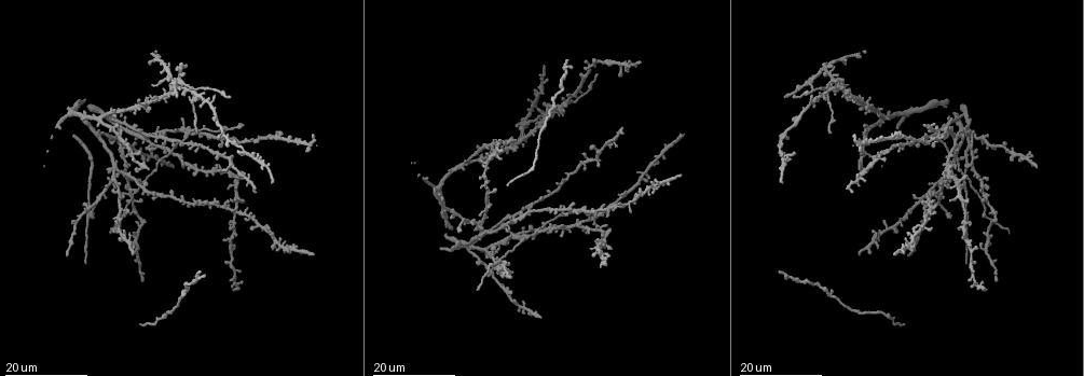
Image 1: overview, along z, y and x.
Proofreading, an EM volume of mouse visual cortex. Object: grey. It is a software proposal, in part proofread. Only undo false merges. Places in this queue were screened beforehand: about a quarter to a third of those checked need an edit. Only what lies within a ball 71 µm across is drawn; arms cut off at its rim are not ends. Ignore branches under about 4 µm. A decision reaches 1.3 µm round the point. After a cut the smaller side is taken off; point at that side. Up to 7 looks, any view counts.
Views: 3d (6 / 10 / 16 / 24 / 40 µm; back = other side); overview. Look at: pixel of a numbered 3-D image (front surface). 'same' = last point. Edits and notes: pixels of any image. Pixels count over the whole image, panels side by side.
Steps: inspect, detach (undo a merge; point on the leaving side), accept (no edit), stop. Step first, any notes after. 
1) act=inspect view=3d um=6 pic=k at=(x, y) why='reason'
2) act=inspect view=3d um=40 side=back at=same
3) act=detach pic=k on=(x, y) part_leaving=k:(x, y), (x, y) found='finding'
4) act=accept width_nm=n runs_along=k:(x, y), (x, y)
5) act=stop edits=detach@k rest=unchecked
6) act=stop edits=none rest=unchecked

act=inspect view=3d um=16 pic=1 at=(832, 296) why='three-way junction'

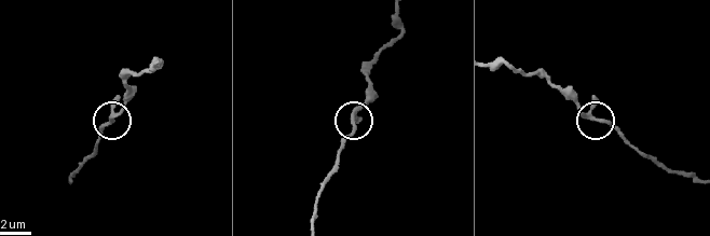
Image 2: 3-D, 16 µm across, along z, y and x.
act=inspect view=3d um=6 pic=2 at=(591, 115) why='closer look'

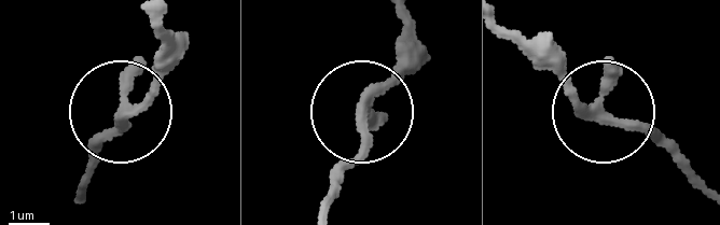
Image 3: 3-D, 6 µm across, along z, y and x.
act=accept side_arm_um=16 found='all the same neuron'

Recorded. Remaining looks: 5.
act=inspect view=3d um=24 pic=1 at=(229, 261) why='three arms meet'

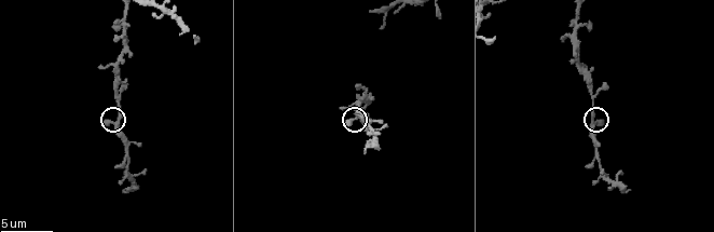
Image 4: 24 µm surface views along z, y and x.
act=inspect view=3d um=6 pic=4 at=(117, 118)

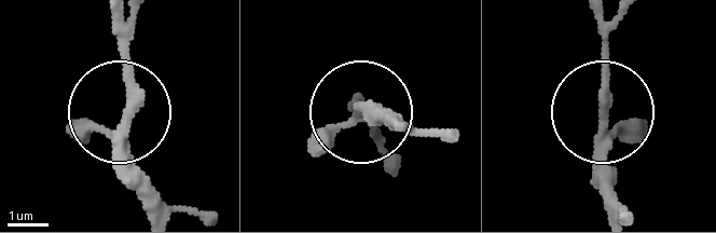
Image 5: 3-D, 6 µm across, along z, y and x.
act=inspect view=3d um=6 side=back pic=5 at=(602, 118)

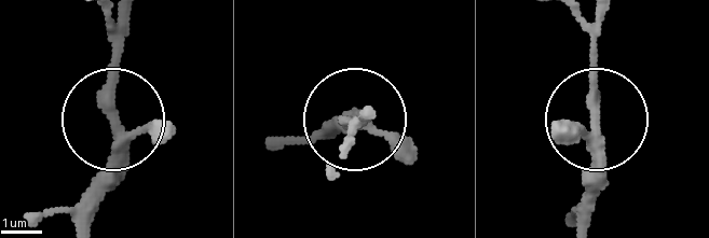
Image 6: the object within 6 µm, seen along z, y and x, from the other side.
act=accept arms=3 found='one neuron here'

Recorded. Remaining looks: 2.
act=inspect view=3d um=16 pic=1 at=(148, 134)

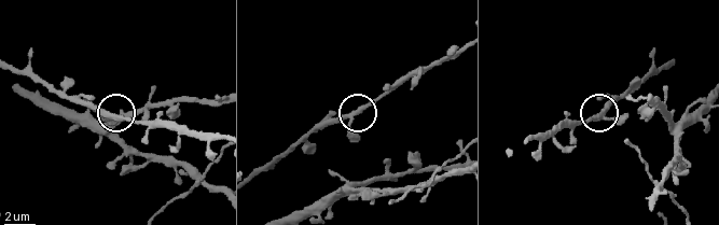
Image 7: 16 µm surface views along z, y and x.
act=inspect view=3d um=6 pic=7 at=(361, 110)

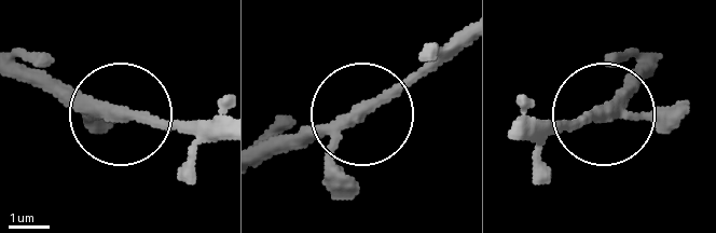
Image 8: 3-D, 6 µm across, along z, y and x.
act=accept runs_along=8:(262, 162), (366, 117), (444, 44) found='one neuron here'

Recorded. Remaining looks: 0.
act=stop edits=none rest=unchecked

